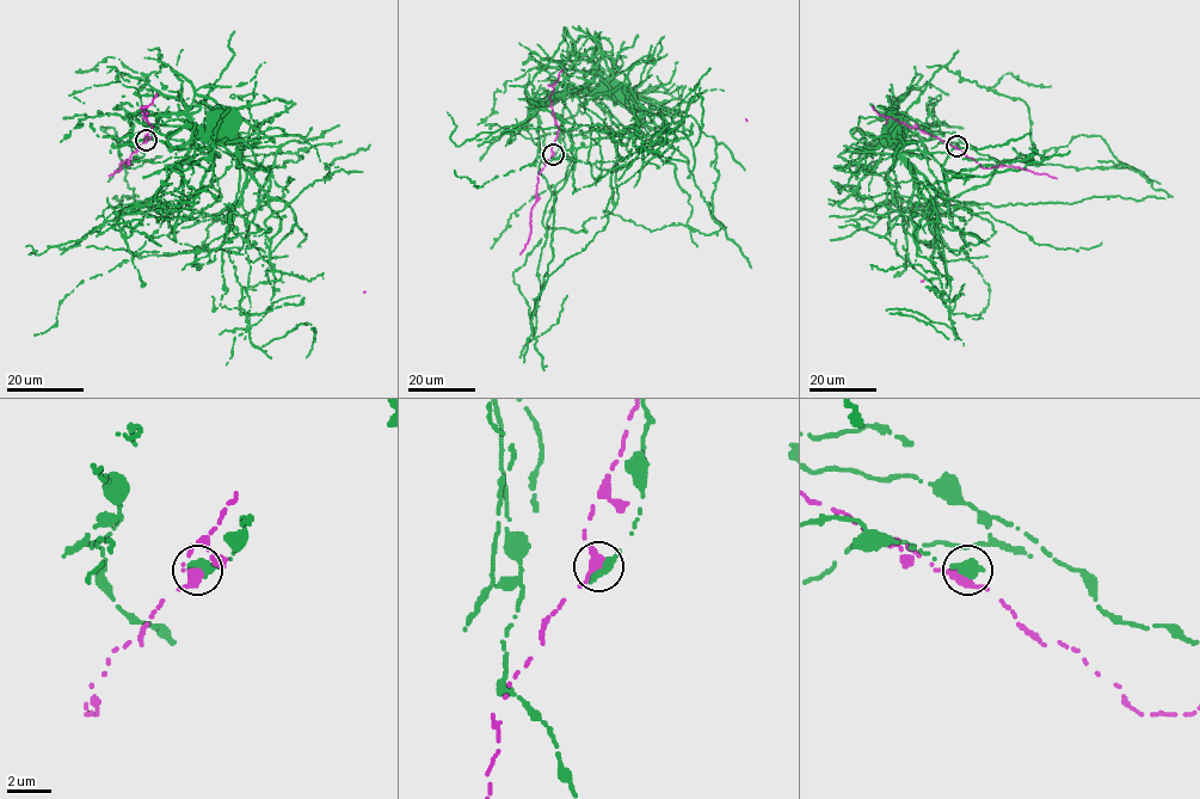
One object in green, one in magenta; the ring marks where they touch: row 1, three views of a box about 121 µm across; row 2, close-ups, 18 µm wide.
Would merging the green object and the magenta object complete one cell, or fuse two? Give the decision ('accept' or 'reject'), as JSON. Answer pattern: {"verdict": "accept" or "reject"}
{"verdict": "reject"}

